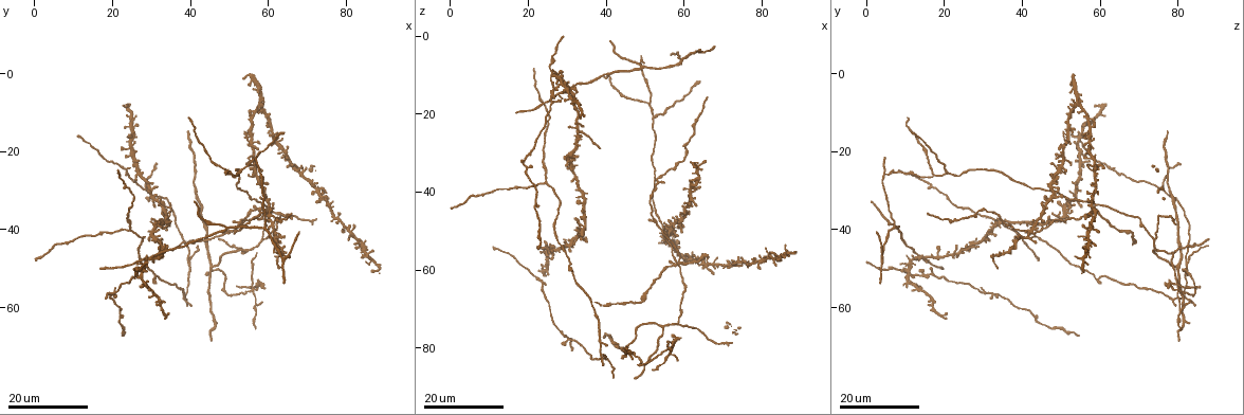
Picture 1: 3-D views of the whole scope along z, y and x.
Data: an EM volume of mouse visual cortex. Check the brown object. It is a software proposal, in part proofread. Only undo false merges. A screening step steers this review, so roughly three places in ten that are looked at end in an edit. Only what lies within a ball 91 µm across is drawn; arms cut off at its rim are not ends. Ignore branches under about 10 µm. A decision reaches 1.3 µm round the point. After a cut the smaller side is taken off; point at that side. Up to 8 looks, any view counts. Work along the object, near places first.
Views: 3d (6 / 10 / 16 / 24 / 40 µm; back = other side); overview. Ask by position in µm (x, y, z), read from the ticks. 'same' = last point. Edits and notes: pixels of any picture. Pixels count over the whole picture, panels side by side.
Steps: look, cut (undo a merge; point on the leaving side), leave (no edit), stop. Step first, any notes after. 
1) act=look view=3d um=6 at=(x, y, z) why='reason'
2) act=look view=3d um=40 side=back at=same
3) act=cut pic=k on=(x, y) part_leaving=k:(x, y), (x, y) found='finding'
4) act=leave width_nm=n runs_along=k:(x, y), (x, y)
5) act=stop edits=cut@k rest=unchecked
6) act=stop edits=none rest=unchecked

act=look view=3d um=16 at=(56.0, 55.5, 80.5) why='looks like a crossing'

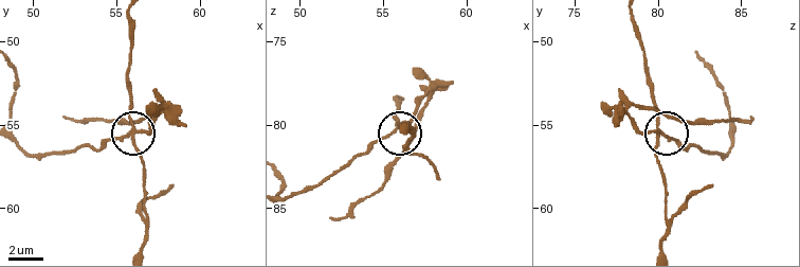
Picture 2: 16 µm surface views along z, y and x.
act=look view=3d um=10 at=(56.1, 55.6, 80.1)

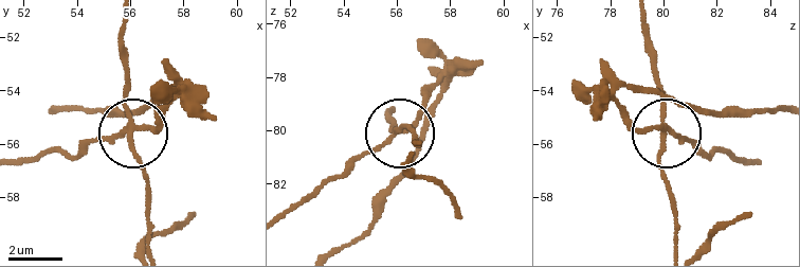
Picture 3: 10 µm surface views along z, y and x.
act=cut pic=3 on=(100, 137) part_leaving=3:(133, 128), (94, 138), (67, 156), (47, 152), (19, 158) found='two cells meet here'

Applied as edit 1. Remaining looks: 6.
act=look view=3d um=24 at=(56.0, 47.0, 78.0)

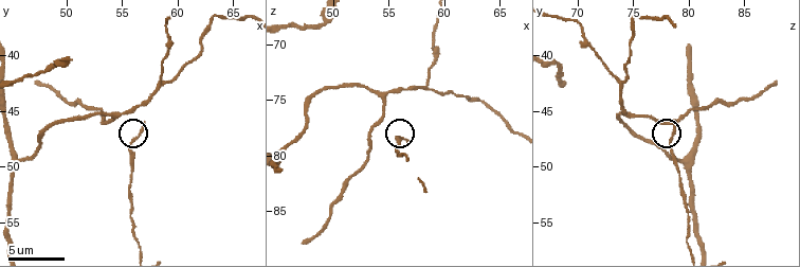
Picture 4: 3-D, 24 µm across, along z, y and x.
act=look view=3d um=10 at=(56.0, 47.4, 78.4) why='closer look'

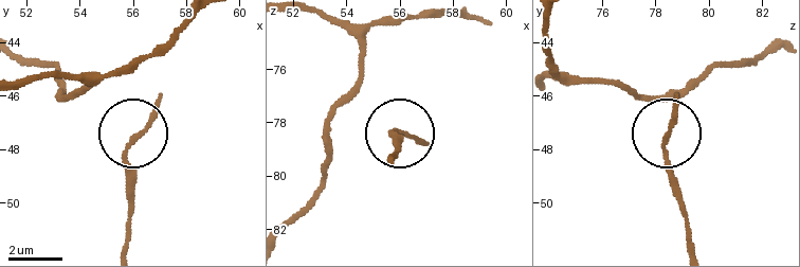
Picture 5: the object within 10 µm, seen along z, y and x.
act=leave width_nm=130 found='one cell here'

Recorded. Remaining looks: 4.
act=look view=3d um=6 at=(59.2, 38.2, 70.6) why='arms run side by side'

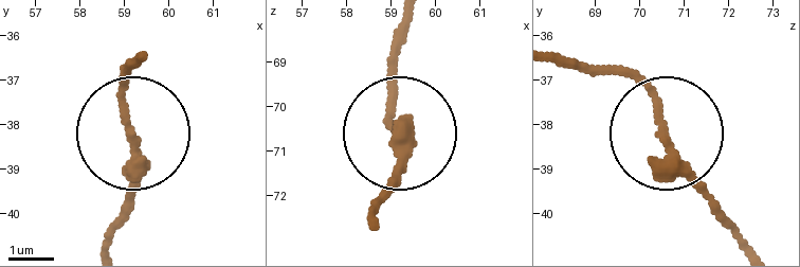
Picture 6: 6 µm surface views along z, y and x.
act=leave runs_along=6:(368, 219), (402, 162), (391, 48) found='one cell here'

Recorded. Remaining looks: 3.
act=look view=3d um=16 at=(40.0, 48.0, 82.0) why='two arms in line, one across'

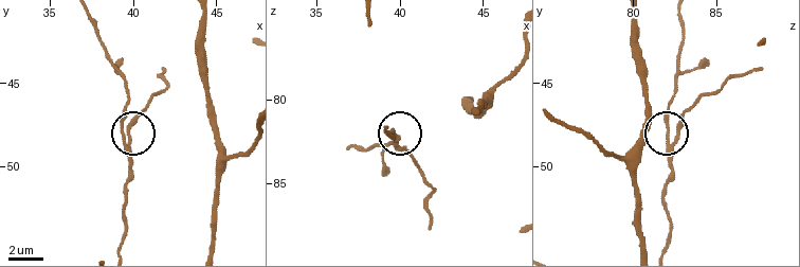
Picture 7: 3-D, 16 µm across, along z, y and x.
act=look view=3d um=10 at=(39.7, 48.3, 82.6) why='closer look'

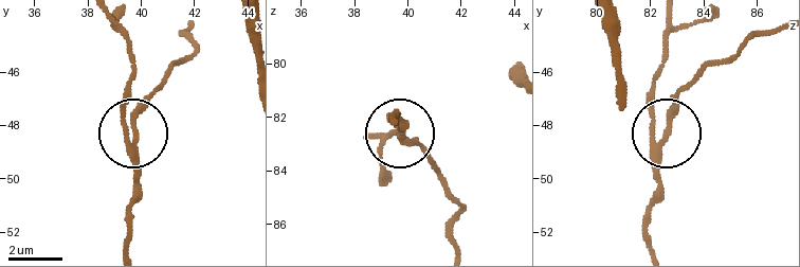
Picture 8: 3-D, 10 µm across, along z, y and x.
act=leave runs_along=8:(651, 248), (648, 207), (664, 135), (655, 118), (655, 79) found='all the same cell'

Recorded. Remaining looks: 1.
act=stop edits=cut@3 rest=unchecked

